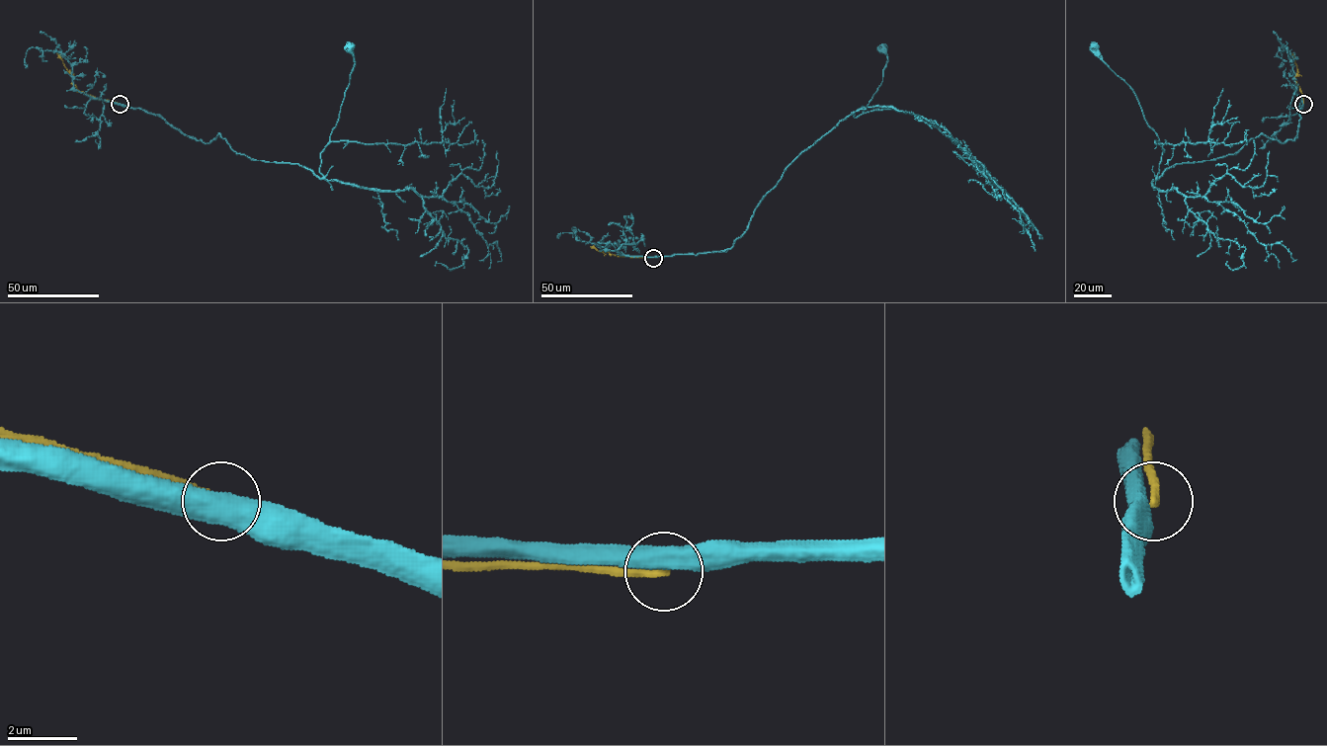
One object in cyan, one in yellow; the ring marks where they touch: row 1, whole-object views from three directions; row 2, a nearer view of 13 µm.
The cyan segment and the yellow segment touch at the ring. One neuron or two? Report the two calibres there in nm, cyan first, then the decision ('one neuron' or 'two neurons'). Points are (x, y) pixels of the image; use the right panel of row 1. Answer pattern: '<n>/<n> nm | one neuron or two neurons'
550/260 nm | two neurons

